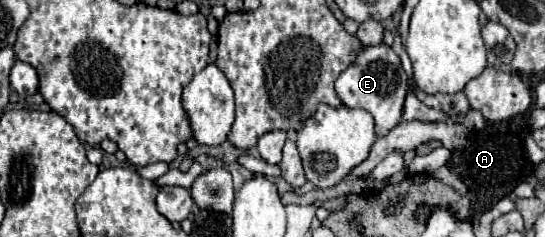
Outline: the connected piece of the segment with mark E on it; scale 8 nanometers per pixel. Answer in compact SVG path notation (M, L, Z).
M384 43L364 47L354 59L354 63L346 71L342 71L342 75L336 79L336 93L340 101L346 107L366 109L374 117L374 131L378 137L384 137L402 119L406 87L408 87L408 75L402 69L400 57Z

